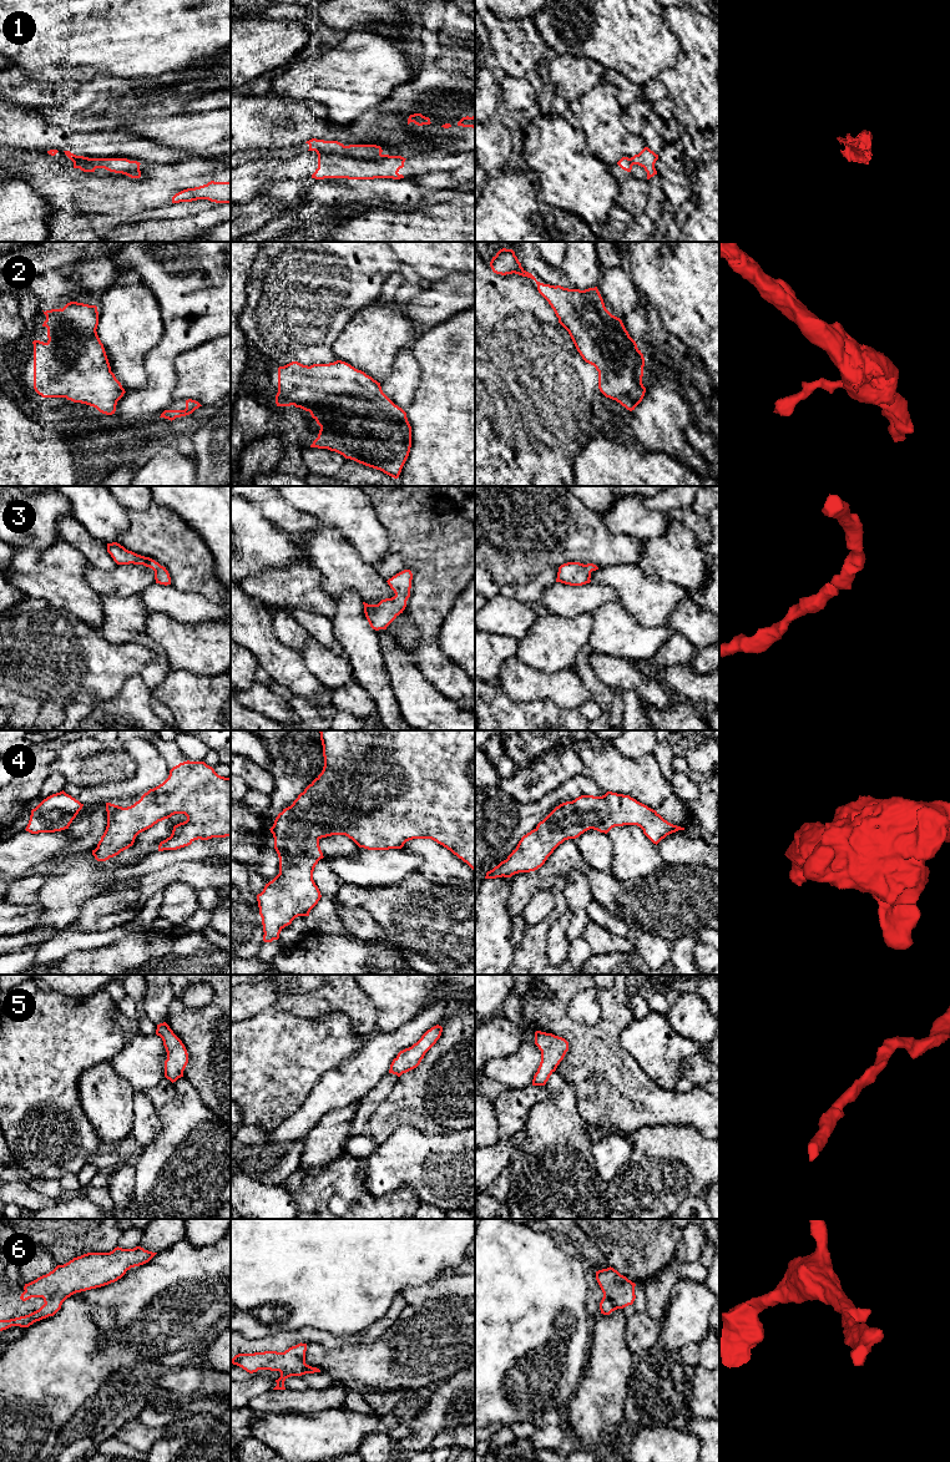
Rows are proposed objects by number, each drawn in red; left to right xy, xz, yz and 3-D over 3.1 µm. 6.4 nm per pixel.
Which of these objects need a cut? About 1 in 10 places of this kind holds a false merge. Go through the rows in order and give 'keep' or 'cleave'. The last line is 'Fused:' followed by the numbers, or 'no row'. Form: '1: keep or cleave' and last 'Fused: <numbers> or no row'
1: cleave
2: keep
3: keep
4: keep
5: keep
6: keep
Fused: 1

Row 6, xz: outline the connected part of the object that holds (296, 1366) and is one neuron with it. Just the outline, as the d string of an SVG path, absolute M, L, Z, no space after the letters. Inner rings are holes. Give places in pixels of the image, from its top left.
M298 1344L284 1352L264 1351L254 1354L238 1354L232 1359L232 1364L242 1367L249 1374L258 1370L279 1371L281 1377L276 1380L273 1390L285 1390L284 1381L290 1376L320 1372L319 1369L305 1364L307 1344Z

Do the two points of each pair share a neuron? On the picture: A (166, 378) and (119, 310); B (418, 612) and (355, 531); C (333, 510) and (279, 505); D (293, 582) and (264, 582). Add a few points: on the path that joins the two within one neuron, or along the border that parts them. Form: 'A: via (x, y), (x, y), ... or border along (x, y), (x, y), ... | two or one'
A: border along (163, 325), (161, 338), (145, 357), (147, 380) | two
B: border along (384, 529), (388, 536), (387, 557) | two
C: border along (284, 499), (319, 520) | two
D: via (286, 582), (272, 582) | one

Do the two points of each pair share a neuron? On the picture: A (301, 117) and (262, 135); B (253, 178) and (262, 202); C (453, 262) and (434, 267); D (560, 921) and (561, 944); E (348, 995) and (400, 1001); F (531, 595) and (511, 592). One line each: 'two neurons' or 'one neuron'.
A: one neuron
B: two neurons
C: one neuron
D: one neuron
E: two neurons
F: one neuron

